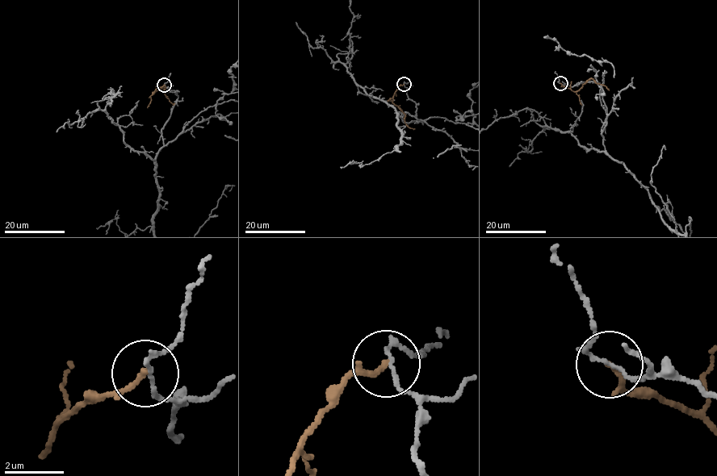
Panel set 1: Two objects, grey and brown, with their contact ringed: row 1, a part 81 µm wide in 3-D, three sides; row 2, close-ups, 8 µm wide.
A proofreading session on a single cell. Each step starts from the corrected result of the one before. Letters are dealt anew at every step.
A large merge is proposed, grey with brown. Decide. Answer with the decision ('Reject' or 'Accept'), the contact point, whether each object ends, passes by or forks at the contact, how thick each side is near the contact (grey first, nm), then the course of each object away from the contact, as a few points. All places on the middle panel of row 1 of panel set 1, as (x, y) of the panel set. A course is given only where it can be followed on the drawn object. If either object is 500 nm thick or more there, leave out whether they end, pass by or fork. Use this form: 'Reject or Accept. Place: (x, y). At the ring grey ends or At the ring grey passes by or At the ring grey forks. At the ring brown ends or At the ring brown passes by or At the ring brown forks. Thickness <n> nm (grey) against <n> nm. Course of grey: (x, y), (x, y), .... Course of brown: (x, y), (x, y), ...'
Reject. Place: (404, 84). At the ring grey passes by. At the ring brown ends. Thickness 100 nm (grey) against 190 nm. Course of brown: (404, 85), (394, 94), (392, 102), (405, 115), (404, 122), (415, 128)

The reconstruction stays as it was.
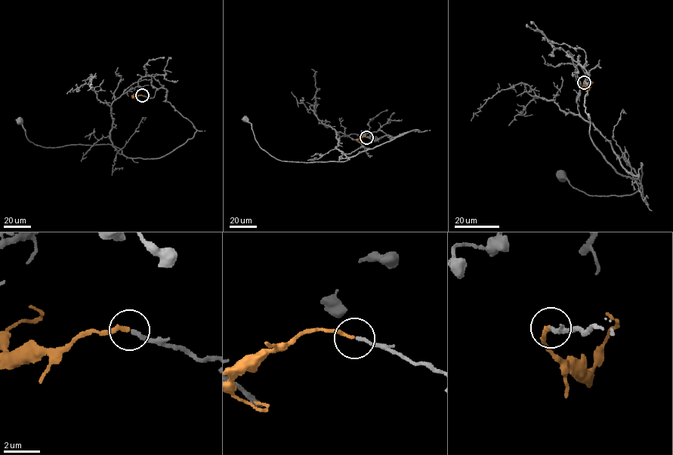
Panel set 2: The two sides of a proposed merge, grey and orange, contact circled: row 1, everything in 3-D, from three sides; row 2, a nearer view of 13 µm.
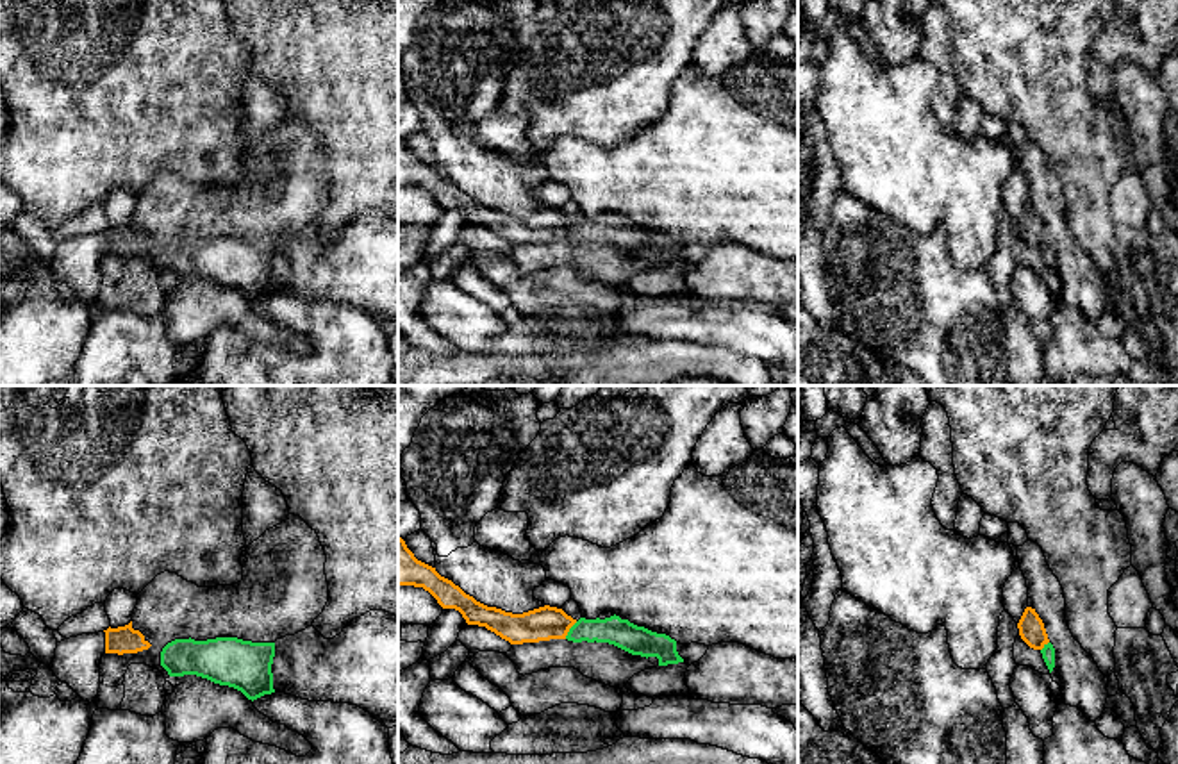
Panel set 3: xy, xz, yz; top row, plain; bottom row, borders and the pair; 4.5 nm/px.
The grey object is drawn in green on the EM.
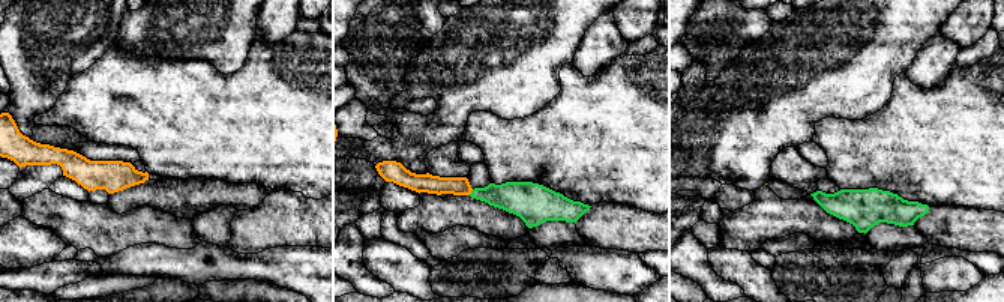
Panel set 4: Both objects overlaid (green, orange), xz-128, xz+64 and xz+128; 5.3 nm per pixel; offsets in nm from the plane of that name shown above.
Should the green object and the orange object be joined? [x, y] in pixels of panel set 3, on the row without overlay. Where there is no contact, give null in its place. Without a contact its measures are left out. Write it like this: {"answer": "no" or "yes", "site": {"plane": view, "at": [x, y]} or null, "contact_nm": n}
{"answer": "yes", "site": {"plane": "xz", "at": [570, 231]}, "contact_nm": 100}

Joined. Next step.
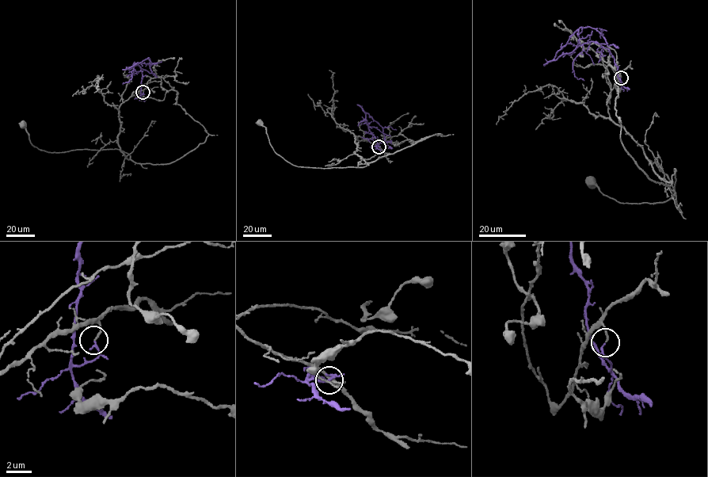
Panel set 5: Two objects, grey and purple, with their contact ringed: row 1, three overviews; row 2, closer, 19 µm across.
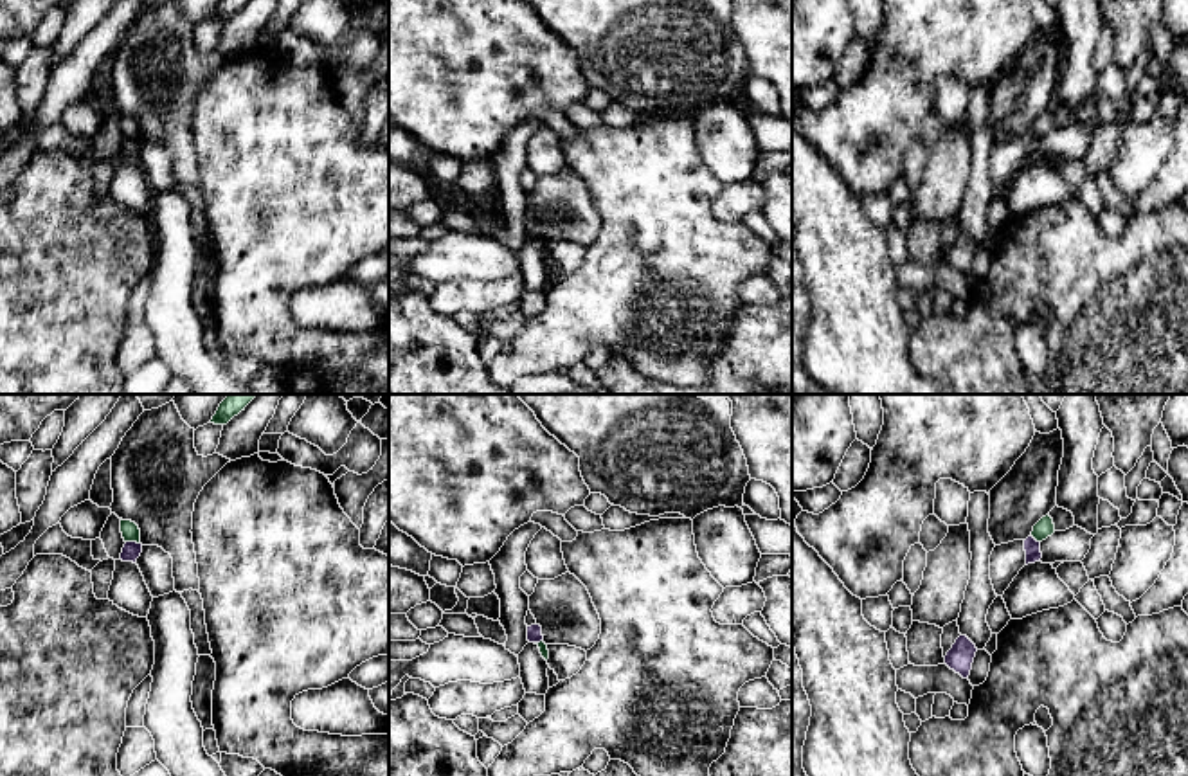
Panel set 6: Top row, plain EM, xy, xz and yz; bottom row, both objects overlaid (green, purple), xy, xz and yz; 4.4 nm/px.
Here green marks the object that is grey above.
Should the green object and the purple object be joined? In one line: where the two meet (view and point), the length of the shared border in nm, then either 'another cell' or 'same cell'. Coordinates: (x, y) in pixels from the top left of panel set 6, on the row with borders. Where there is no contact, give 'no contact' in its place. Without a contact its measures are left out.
meets green in xy at (134, 541); contact 70 nm long; another cell

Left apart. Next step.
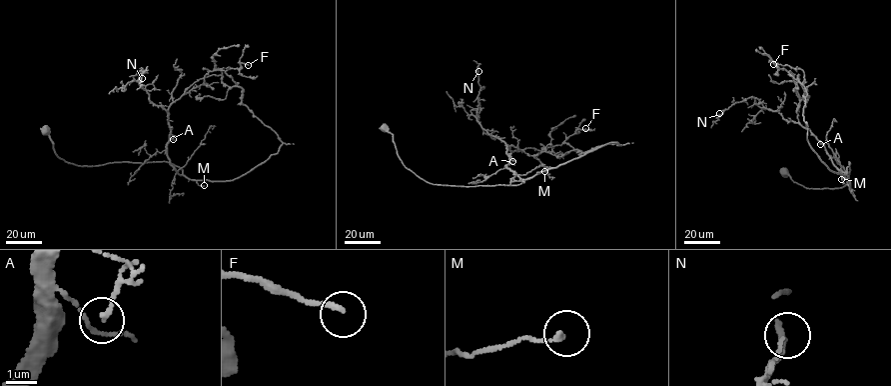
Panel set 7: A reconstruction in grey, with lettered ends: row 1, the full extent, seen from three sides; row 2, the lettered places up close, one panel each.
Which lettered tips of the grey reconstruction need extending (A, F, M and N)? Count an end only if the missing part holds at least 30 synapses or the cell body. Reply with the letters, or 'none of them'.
none of them

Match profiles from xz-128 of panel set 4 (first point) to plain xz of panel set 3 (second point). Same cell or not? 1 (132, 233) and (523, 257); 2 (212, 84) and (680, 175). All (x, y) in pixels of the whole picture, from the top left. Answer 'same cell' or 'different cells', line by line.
1: different cells
2: same cell

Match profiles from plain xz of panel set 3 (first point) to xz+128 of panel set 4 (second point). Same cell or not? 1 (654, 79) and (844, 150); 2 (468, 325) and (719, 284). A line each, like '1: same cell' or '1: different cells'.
1: different cells
2: different cells

